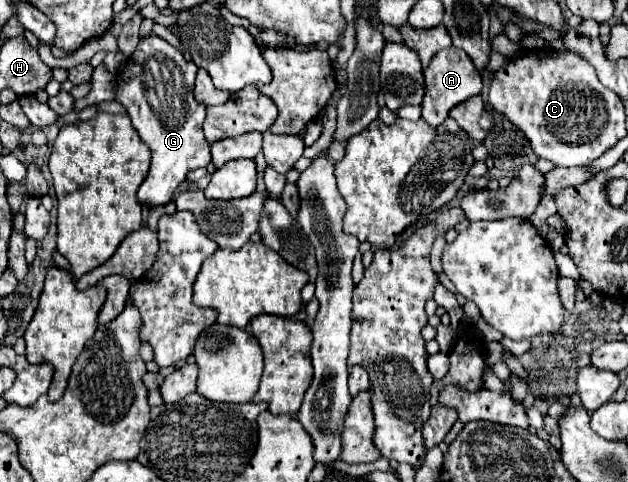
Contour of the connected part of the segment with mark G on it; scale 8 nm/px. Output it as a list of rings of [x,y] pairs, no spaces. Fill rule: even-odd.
[[[148,34],[140,38],[134,54],[130,56],[130,62],[126,62],[120,78],[116,80],[116,100],[126,108],[140,138],[152,150],[150,172],[138,190],[140,204],[148,204],[148,208],[170,204],[174,192],[186,180],[186,174],[194,168],[210,164],[210,144],[202,132],[206,108],[202,104],[196,104],[192,94],[196,70],[196,64],[188,62],[178,48],[170,46],[156,34]],[[150,58],[158,60],[160,72],[156,76],[160,78],[152,78],[154,74],[148,64]],[[148,92],[158,94],[160,104],[174,104],[178,100],[178,108],[152,108],[148,102]]]

